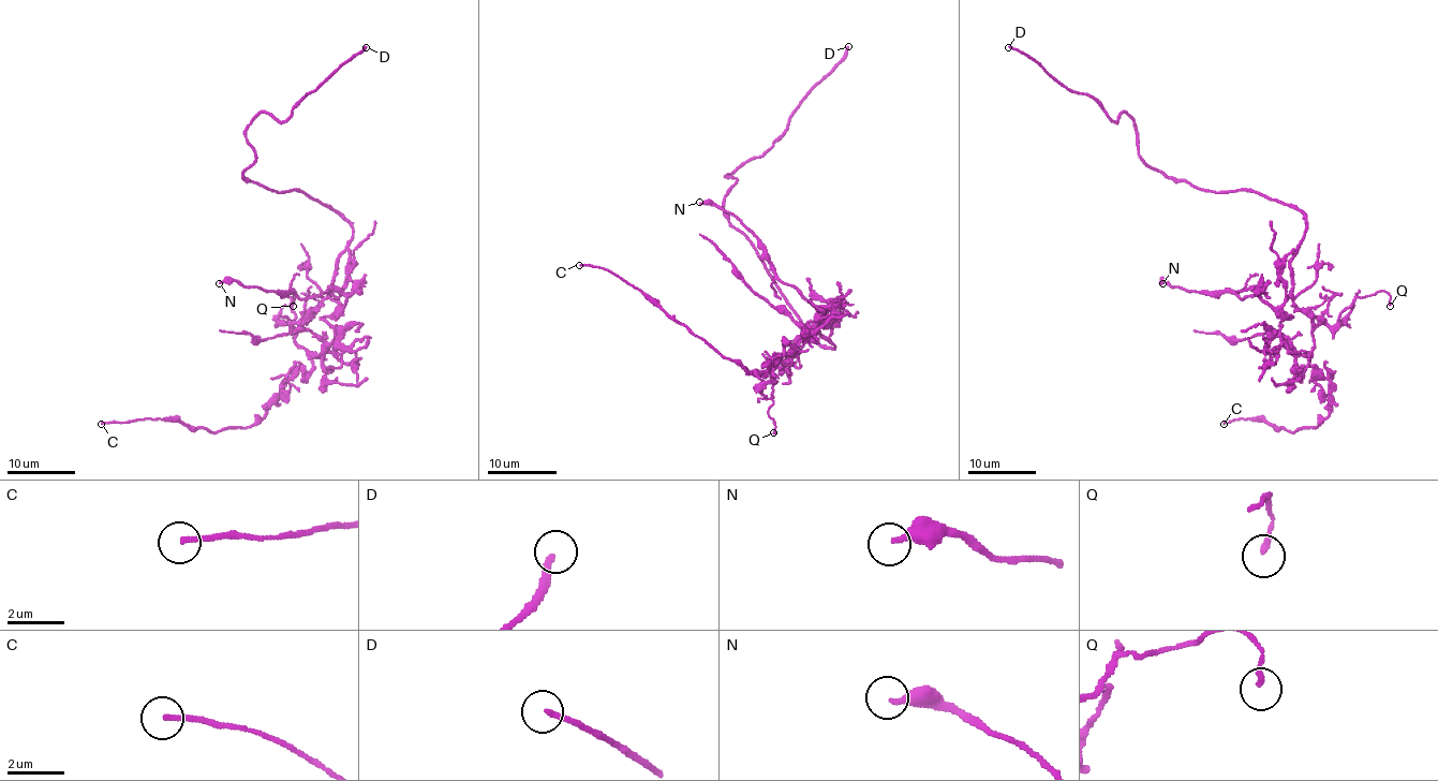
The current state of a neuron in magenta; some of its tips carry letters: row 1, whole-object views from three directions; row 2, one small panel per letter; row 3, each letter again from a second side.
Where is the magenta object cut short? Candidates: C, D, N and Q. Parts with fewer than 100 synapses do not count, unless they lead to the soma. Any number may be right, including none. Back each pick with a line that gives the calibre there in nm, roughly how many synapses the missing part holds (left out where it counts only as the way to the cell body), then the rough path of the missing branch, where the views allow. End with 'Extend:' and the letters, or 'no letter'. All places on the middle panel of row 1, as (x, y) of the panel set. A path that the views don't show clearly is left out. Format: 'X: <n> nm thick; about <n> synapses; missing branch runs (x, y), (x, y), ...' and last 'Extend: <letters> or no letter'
D: 200 nm thick
Extend: D

